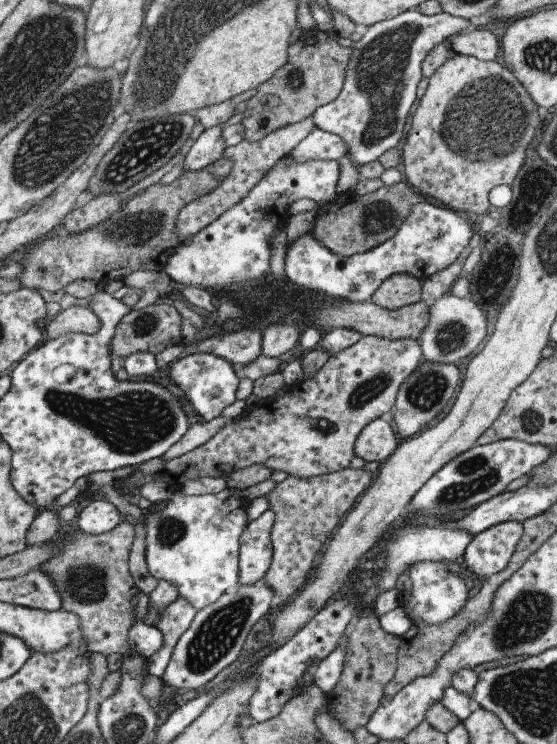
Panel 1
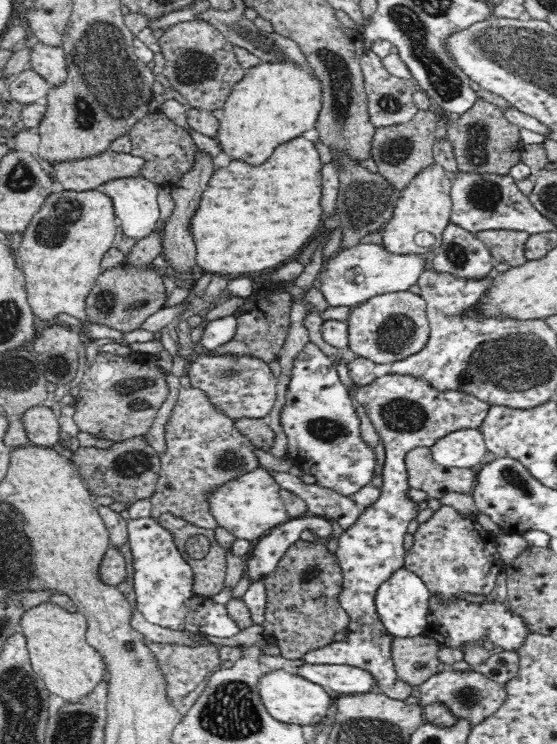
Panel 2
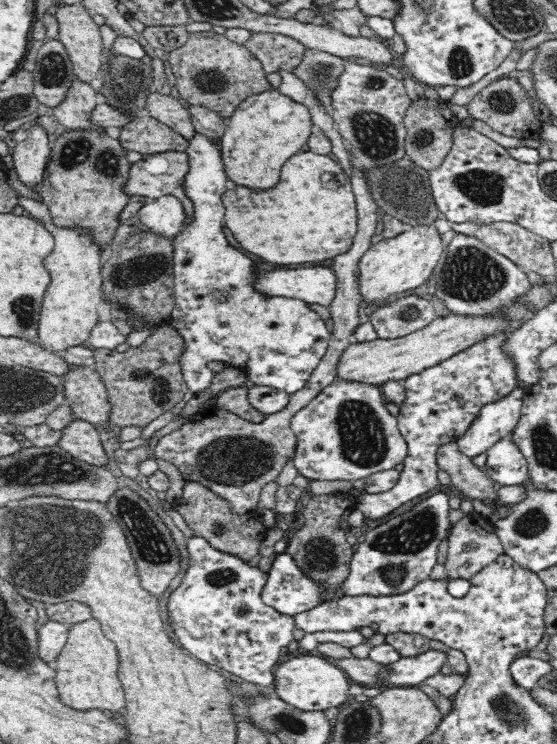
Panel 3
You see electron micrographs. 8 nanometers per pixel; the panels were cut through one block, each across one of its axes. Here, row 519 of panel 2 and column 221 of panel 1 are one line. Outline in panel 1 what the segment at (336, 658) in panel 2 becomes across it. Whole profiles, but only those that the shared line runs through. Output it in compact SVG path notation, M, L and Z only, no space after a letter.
M195 352L175 360L167 370L167 378L183 392L193 412L207 421L219 417L221 410L235 400L235 388L237 388L239 379L235 369L235 366L221 356L207 354L207 352Z

